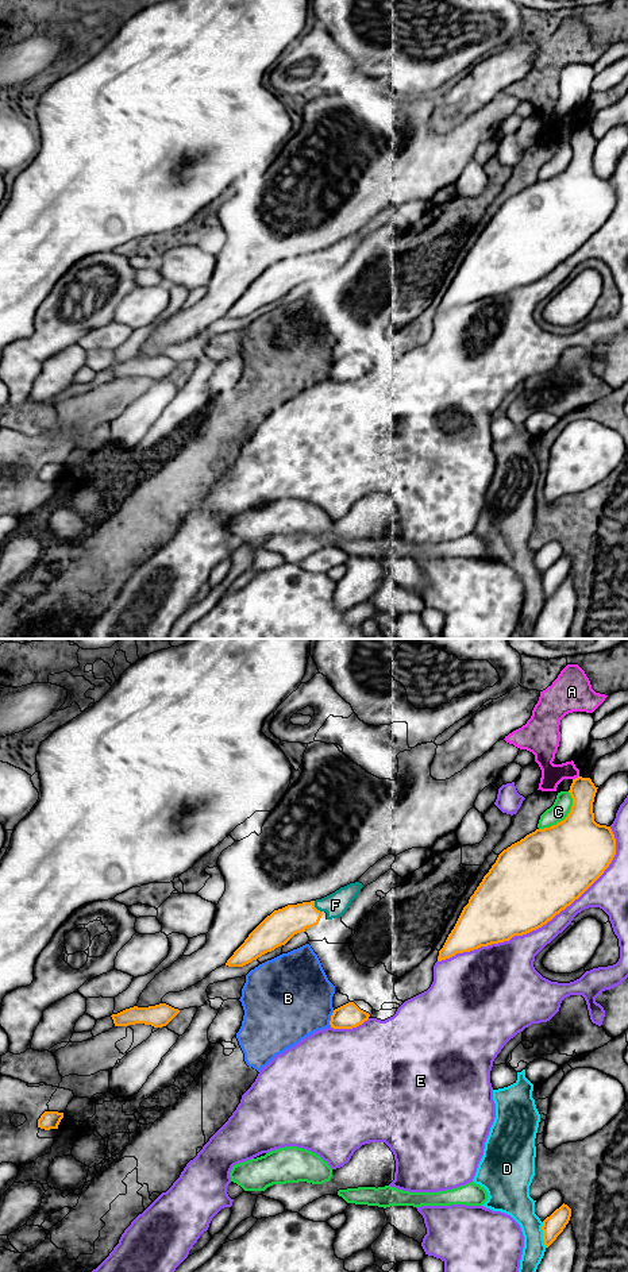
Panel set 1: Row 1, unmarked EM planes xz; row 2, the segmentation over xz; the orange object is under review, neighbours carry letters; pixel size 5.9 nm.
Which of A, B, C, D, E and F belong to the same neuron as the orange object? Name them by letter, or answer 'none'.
F

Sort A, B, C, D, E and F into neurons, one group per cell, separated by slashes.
A B / C / D / E / F

